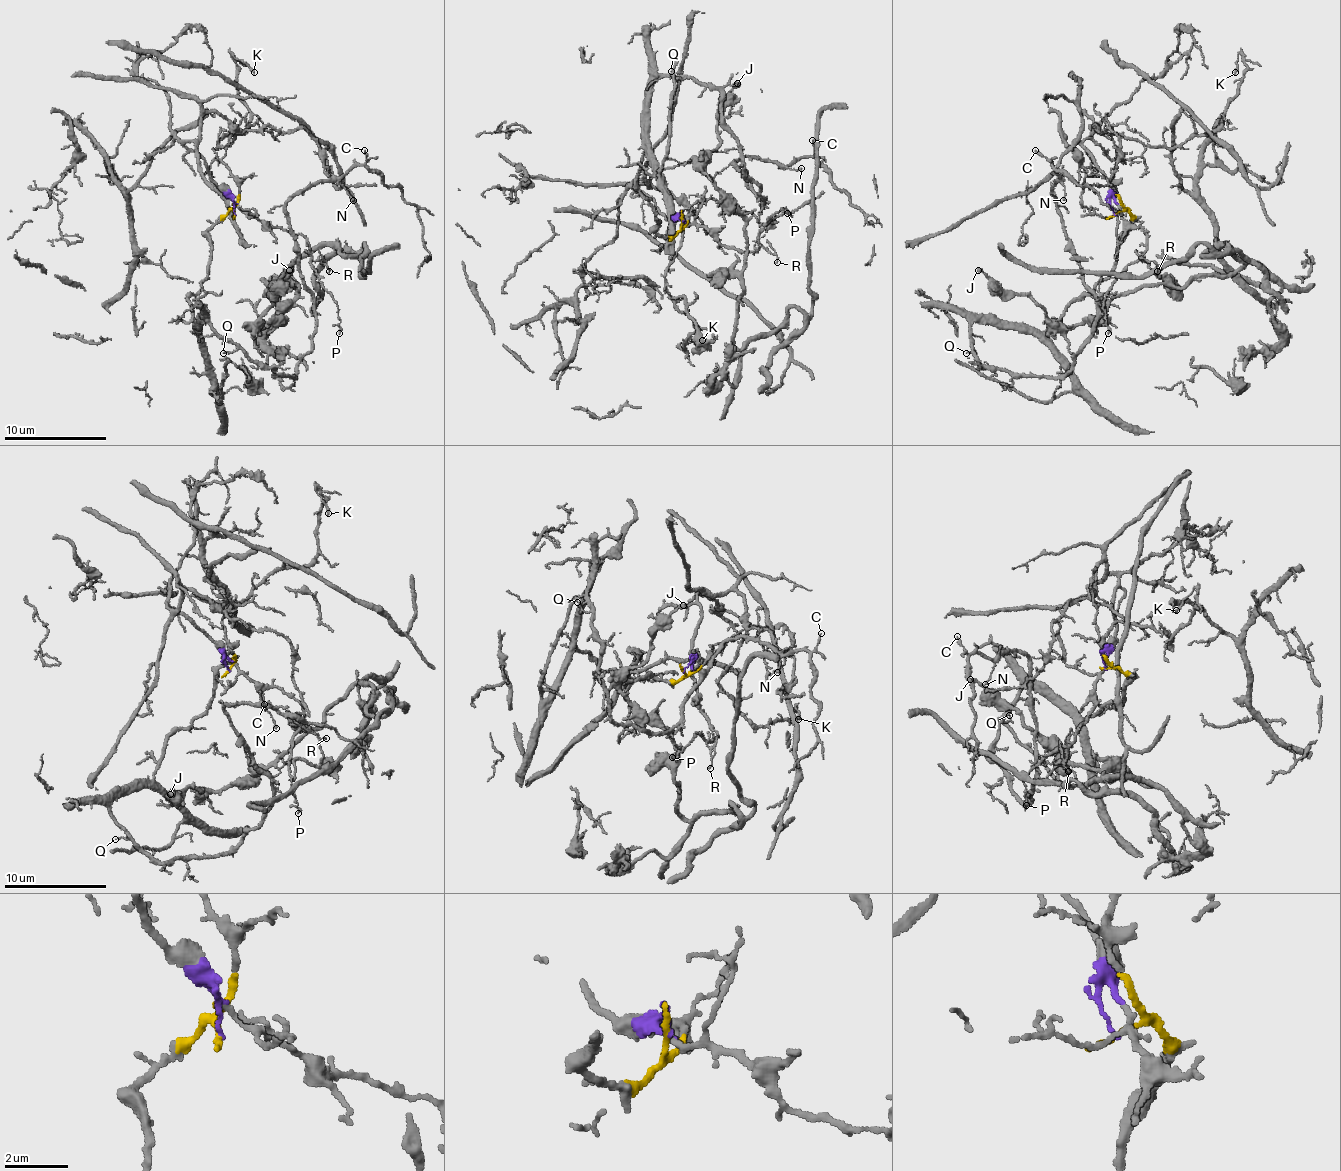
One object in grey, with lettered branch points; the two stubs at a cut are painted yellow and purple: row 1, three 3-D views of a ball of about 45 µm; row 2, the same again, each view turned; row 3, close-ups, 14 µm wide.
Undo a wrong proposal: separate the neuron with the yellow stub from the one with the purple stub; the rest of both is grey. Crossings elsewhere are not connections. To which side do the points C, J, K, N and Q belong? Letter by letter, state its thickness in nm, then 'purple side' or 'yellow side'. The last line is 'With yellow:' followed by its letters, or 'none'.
C: 150 nm | yellow side
J: 280 nm | yellow side
K: 180 nm | purple side
N: 130 nm | yellow side
Q: 50 nm | yellow side
With yellow: C, J, N, Q

